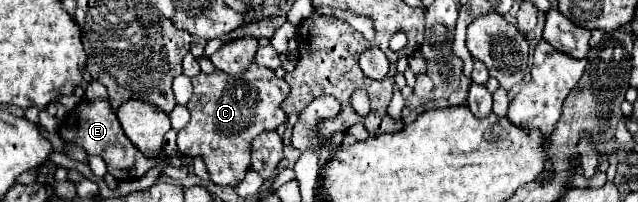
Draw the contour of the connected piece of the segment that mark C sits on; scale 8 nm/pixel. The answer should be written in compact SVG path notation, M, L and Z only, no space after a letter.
M252 64L242 76L230 76L222 70L214 70L214 74L200 72L192 78L192 86L194 96L188 102L192 118L178 130L178 150L190 158L202 158L214 184L236 186L250 168L250 142L260 132L276 130L284 124L286 114L280 104L290 94L290 86L274 70L258 64Z

